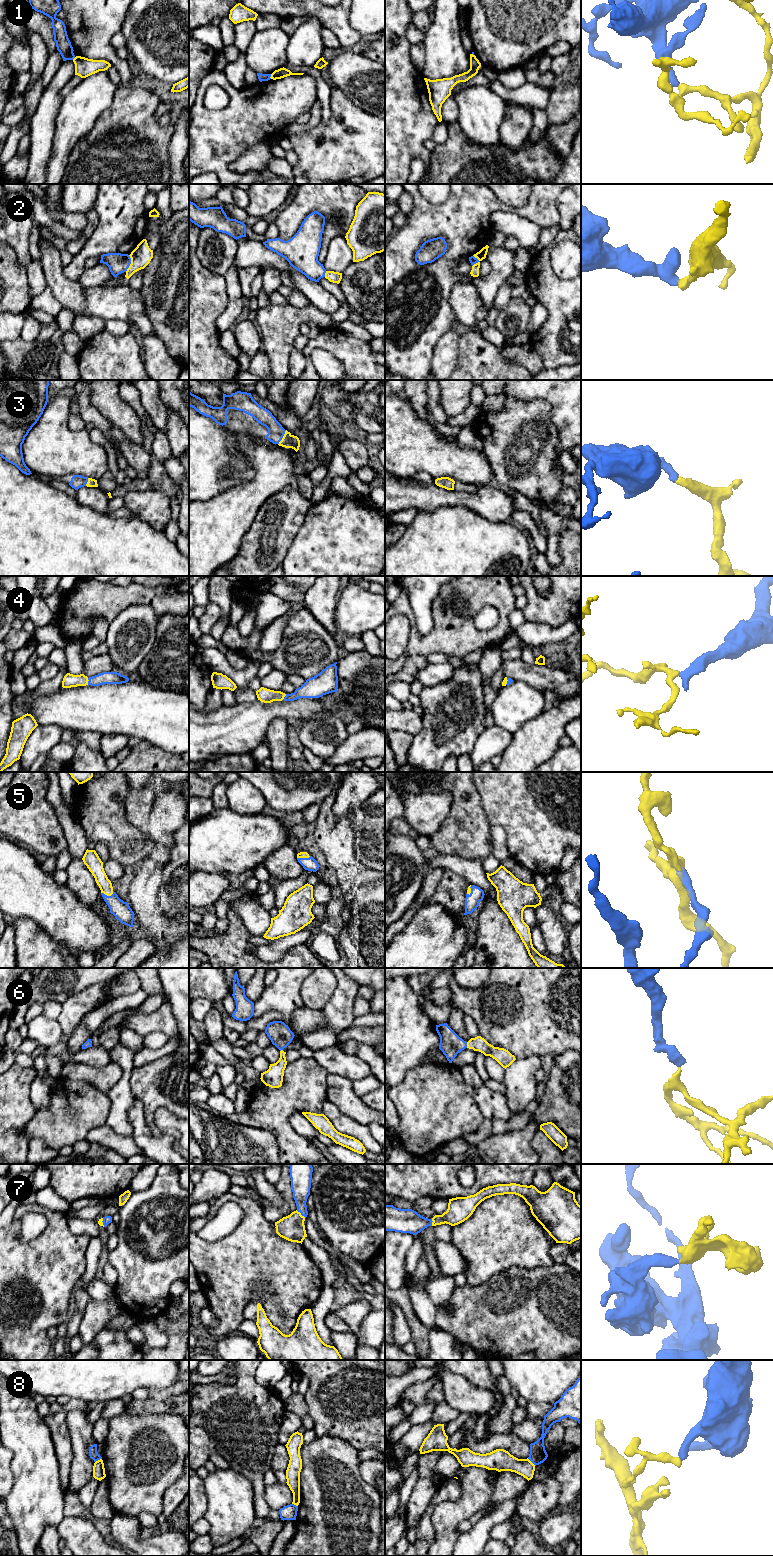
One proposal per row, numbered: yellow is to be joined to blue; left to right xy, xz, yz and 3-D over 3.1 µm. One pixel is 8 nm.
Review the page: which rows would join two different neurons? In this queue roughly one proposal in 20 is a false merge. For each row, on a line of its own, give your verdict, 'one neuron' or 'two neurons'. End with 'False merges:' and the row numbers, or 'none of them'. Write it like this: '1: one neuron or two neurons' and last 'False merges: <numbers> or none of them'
1: two neurons
2: two neurons
3: one neuron
4: one neuron
5: one neuron
6: one neuron
7: one neuron
8: two neurons
False merges: 1, 2, 8

